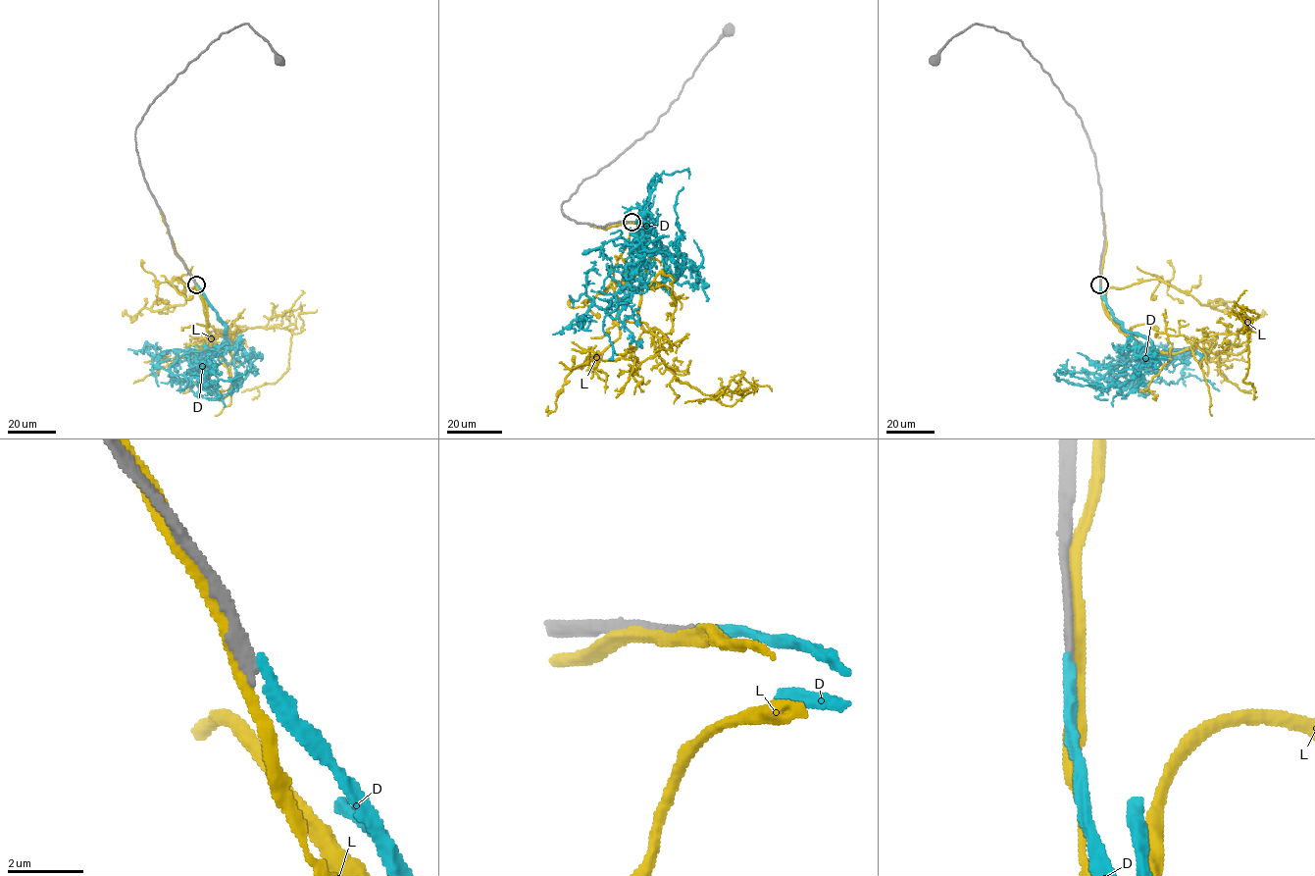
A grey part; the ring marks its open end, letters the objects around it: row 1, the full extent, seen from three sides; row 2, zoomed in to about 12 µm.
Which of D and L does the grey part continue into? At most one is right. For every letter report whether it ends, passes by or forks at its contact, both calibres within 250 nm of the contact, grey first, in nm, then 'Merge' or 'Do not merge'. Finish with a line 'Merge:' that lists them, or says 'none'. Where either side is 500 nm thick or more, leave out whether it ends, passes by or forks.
D: It ends there. Thickness 320 nm (grey) against 300 nm. Do not merge
L: It passes by. Thickness 240 nm (grey) against 340 nm. Do not merge
Merge: none

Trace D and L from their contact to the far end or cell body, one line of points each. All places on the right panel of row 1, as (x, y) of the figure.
D: (1100, 283), (1112, 315), (1153, 351), (1088, 385), (1059, 382), (1055, 374), (1062, 371)
L: (1100, 281), (1104, 313), (1142, 347), (1180, 352), (1249, 328), (1244, 324), (1248, 366), (1242, 381), (1256, 392)

